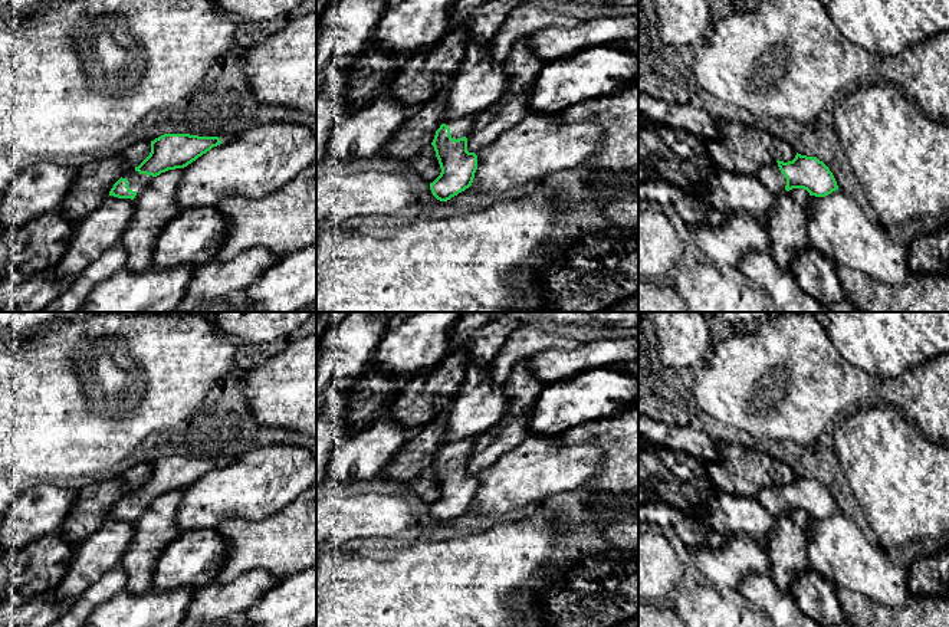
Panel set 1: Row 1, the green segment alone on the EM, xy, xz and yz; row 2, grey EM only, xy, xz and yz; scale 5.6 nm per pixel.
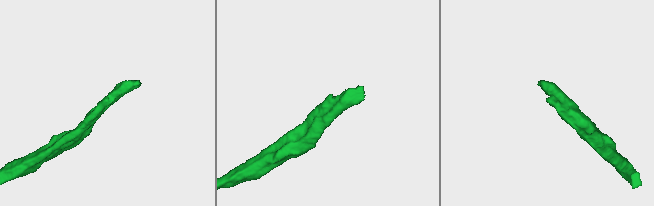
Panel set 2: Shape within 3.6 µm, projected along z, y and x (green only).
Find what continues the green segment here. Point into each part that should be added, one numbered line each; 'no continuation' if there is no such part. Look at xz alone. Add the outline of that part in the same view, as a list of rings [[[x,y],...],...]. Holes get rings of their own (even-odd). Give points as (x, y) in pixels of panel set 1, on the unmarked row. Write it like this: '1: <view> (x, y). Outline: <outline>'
1: xz (459, 450). Outline: [[[467,437],[462,441],[456,441],[456,443],[450,443],[450,444],[444,444],[449,450],[450,450],[450,457],[454,462],[459,460],[469,460],[474,447],[477,437]]]

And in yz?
1: yz (771, 499). Outline: [[[778,485],[759,490],[755,498],[771,515],[778,516],[787,513],[787,500],[781,495]]]

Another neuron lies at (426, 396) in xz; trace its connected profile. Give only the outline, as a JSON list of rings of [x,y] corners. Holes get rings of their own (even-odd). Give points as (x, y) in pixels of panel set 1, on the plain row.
[[[451,348],[434,368],[407,380],[387,418],[414,431],[428,426],[463,391],[469,364],[466,348]]]

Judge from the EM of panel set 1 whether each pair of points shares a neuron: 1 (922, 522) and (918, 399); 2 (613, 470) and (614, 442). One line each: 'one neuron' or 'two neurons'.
1: two neurons
2: one neuron

